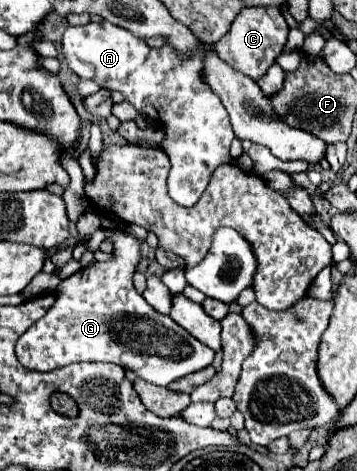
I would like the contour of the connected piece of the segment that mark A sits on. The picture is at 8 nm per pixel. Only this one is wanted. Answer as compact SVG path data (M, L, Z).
M103 21L69 27L61 39L61 51L69 69L81 79L91 79L103 89L123 93L125 101L141 115L145 113L163 125L165 137L161 149L171 161L167 177L169 197L181 207L193 207L203 195L209 175L213 175L219 165L231 161L229 145L235 137L221 99L217 99L201 79L201 59L205 59L205 55L193 51L193 55L183 57L169 45L153 49L131 31Z

